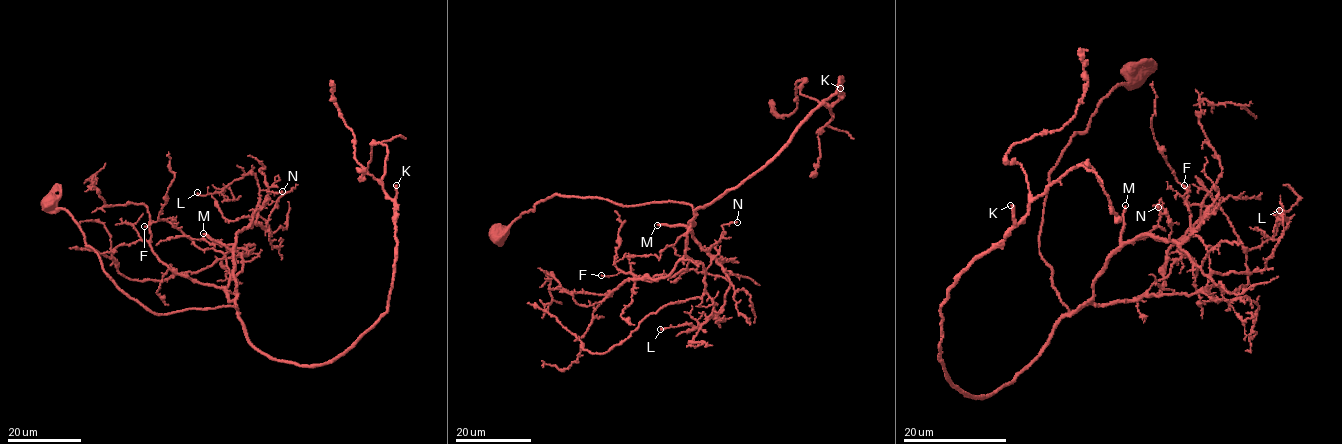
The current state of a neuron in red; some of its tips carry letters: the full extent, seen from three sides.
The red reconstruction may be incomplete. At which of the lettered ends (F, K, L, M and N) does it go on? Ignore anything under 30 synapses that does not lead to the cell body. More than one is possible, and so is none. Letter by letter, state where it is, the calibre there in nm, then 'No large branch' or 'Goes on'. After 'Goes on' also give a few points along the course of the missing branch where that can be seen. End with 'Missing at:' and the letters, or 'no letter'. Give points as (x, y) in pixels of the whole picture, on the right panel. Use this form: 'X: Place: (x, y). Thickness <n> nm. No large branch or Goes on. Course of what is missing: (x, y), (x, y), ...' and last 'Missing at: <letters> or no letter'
F: Place: (1184, 185). Thickness 130 nm. No large branch
K: Place: (1010, 205). Thickness 440 nm. Goes on. Course of what is missing: (1010, 205), (1056, 114), (1049, 101), (998, 82), (1012, 77), (1061, 85), (1075, 102), (1067, 118), (1025, 125)
L: Place: (1279, 210). Thickness 220 nm. No large branch
M: Place: (1125, 205). Thickness 280 nm. Goes on. Course of what is missing: (1125, 205), (1127, 195), (1139, 205), (1135, 197), (1169, 165), (1197, 155), (1266, 151), (1295, 161), (1313, 142)
N: Place: (1158, 207). Thickness 180 nm. No large branch
Missing at: K, M

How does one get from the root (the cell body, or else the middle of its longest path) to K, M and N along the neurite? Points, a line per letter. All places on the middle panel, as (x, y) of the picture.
K: (498, 231), (557, 195), (683, 202), (694, 213), (771, 162), (836, 94), (839, 76), (840, 88)
M: (498, 231), (557, 195), (692, 208), (694, 224), (657, 225)
N: (498, 231), (557, 195), (627, 206), (688, 203), (688, 228), (707, 251), (720, 241), (723, 225), (737, 222)

